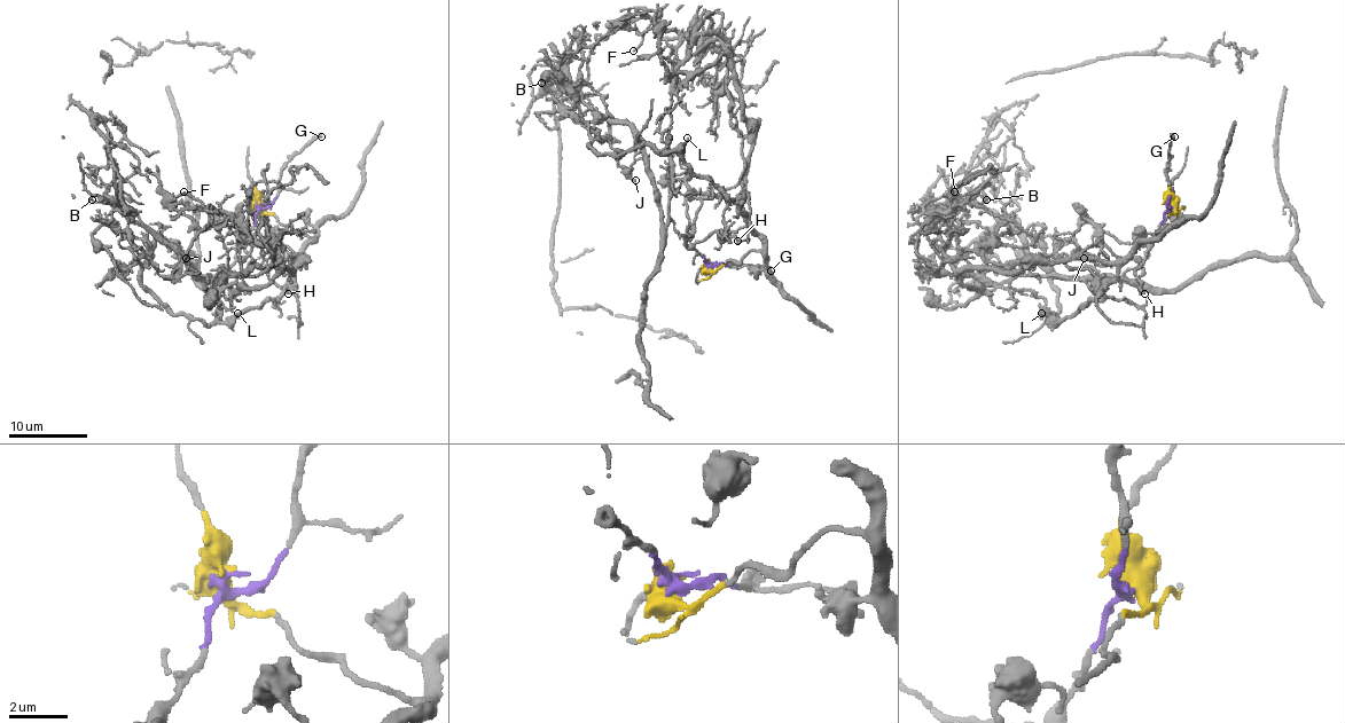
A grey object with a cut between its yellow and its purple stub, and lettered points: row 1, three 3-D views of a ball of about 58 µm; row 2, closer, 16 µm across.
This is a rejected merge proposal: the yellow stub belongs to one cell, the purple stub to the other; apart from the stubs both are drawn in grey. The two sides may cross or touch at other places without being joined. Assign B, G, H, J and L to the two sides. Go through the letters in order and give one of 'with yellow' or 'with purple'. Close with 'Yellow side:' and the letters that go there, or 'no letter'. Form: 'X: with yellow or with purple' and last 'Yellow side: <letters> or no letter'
B: with purple
G: with purple
H: with purple
J: with yellow
L: with yellow
Yellow side: J, L

